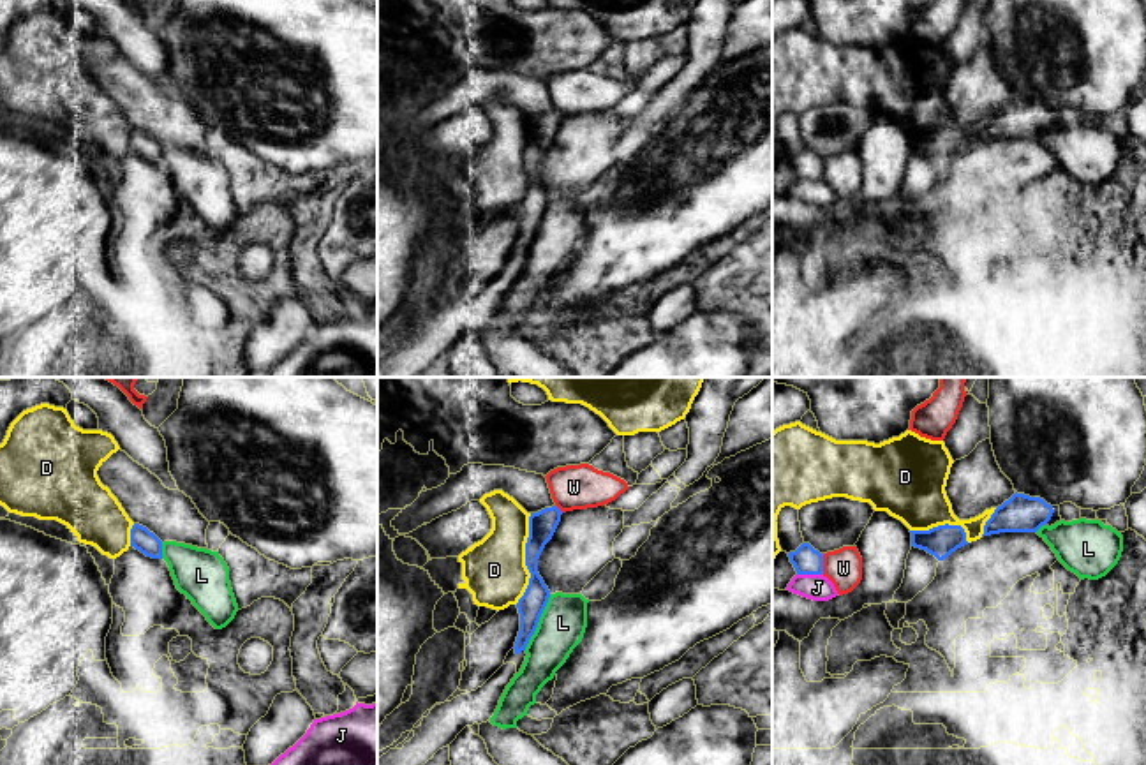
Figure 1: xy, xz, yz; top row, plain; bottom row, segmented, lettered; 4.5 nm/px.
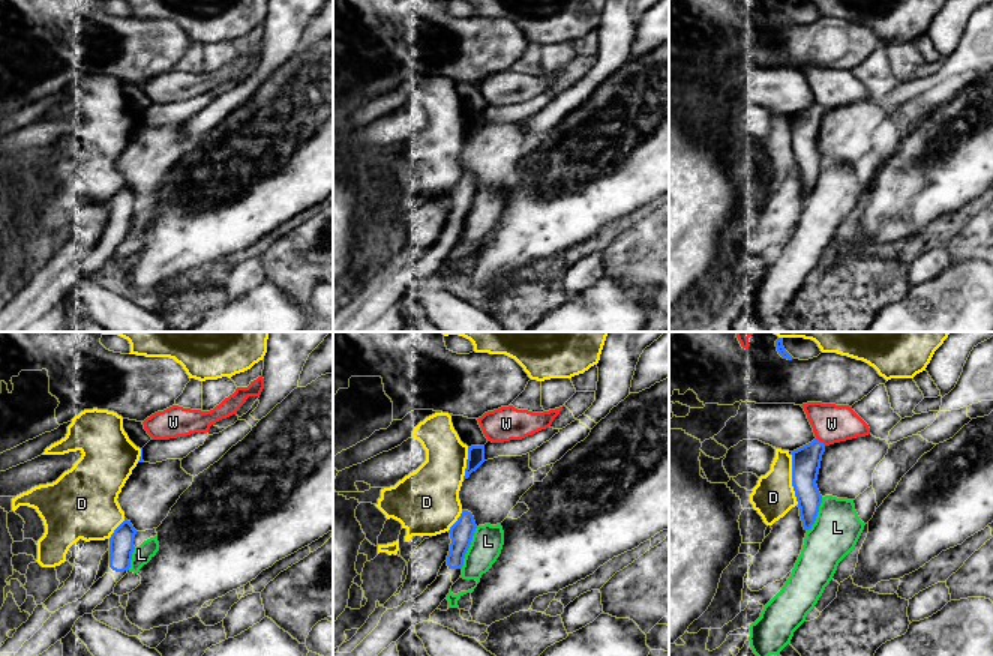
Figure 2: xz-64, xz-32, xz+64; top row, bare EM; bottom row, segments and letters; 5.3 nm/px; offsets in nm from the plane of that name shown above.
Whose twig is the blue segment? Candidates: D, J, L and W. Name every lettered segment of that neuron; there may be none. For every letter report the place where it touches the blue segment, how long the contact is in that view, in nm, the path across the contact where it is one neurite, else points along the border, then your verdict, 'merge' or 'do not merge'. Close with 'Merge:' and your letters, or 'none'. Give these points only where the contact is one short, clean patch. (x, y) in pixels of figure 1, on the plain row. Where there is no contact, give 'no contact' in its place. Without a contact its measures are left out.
D: xz (526, 164) | 420 nm | do not merge
J: yz (810, 178) | 120 nm | do not merge
L: xz (538, 226) | 280 nm | across xz (531, 210), (538, 217), (538, 226), (563, 228) | merge
W: yz (822, 170) | 100 nm | do not merge
Merge: L

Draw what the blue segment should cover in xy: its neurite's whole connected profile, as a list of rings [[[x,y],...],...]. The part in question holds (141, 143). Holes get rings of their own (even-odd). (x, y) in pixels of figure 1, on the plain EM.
[[[134,129],[130,152],[152,164],[164,164],[176,194],[215,233],[226,233],[236,220],[238,210],[229,187],[229,173],[219,157],[176,146],[160,146],[146,132]]]

